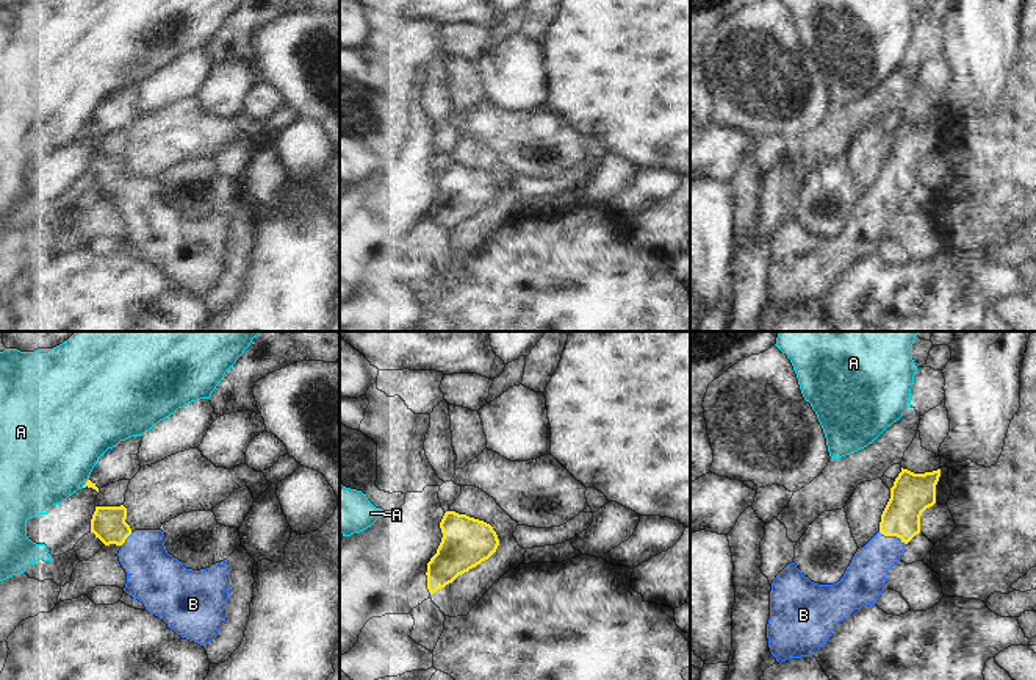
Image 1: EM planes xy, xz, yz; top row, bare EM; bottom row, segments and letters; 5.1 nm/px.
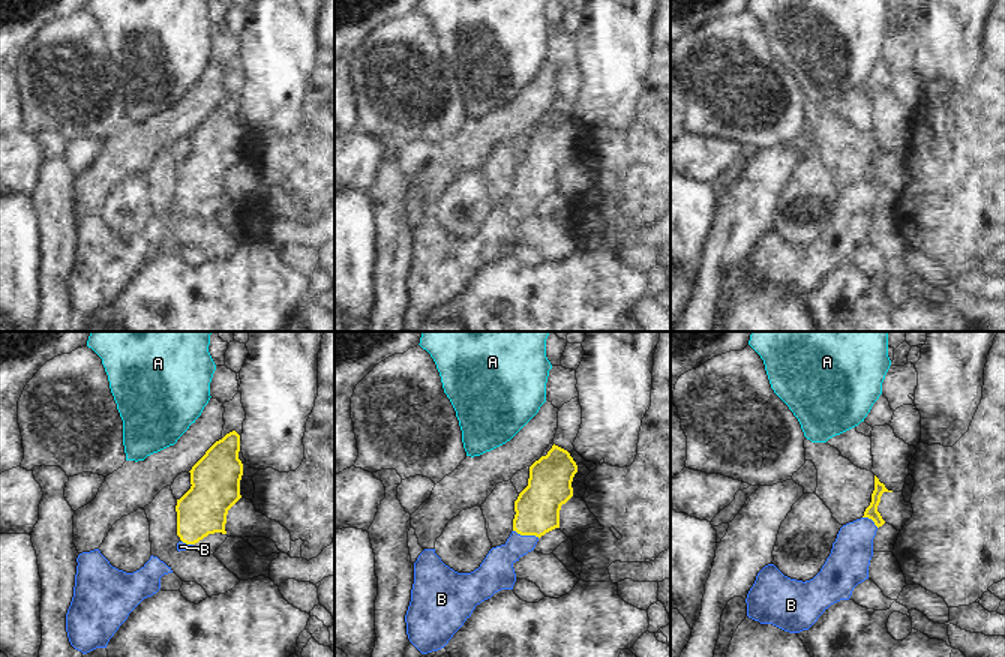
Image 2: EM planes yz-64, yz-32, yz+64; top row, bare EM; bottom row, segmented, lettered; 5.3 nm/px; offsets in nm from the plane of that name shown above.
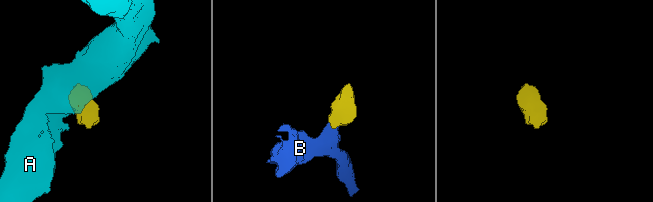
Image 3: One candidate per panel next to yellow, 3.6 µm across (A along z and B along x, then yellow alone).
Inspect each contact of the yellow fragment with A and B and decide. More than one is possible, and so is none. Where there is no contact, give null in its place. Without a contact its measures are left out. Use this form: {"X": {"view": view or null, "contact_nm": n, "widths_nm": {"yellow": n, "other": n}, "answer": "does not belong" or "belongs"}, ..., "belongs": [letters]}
{"A": {"view": "xy", "contact_nm": 60, "widths_nm": {"yellow": 40, "other": 480}, "answer": "does not belong"}, "B": {"view": "yz", "contact_nm": 160, "widths_nm": {"yellow": 220, "other": 200}, "answer": "belongs"}, "belongs": ["B"]}

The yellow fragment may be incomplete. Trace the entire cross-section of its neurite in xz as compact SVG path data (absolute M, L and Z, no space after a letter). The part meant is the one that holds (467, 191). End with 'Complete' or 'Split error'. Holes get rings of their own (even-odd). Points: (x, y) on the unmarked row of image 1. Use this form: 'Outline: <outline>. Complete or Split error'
Outline: M446 161L440 178L443 188L426 222L430 244L488 209L499 195L498 184L490 174L466 164Z. Complete.

